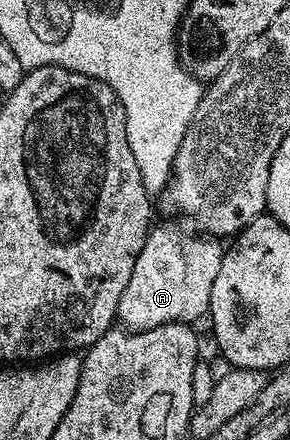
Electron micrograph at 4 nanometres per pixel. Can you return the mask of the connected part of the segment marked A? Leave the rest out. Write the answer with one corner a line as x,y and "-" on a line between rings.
151,226
118,306
117,322
127,332
147,331
169,323
190,325
193,319
209,312
212,285
216,285
220,274
224,247
217,238
197,234
189,235
178,227

